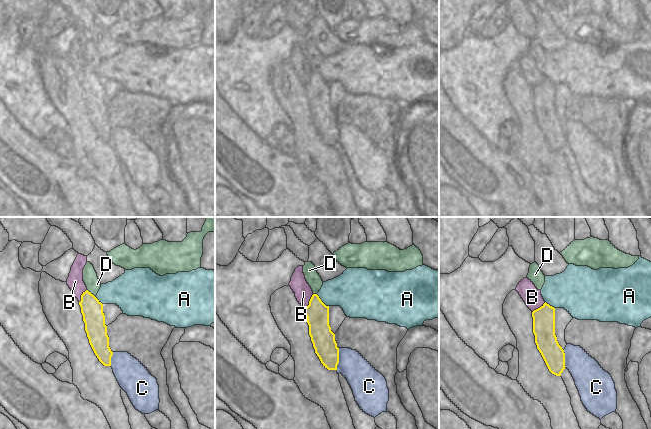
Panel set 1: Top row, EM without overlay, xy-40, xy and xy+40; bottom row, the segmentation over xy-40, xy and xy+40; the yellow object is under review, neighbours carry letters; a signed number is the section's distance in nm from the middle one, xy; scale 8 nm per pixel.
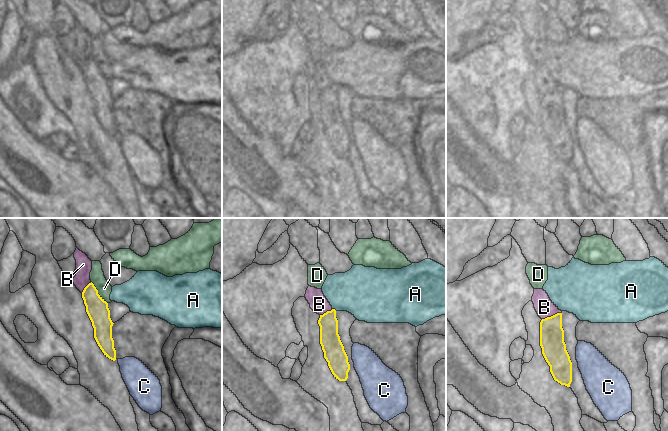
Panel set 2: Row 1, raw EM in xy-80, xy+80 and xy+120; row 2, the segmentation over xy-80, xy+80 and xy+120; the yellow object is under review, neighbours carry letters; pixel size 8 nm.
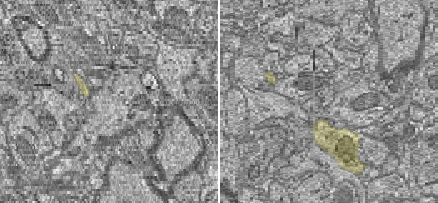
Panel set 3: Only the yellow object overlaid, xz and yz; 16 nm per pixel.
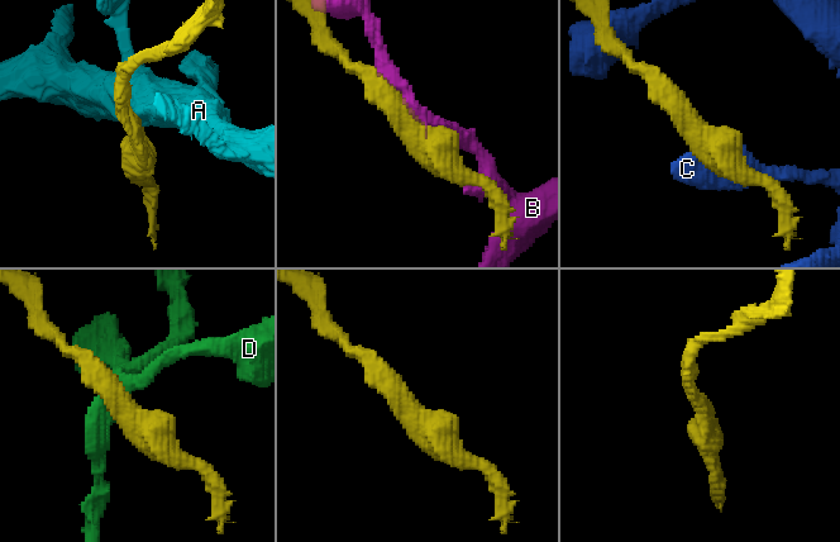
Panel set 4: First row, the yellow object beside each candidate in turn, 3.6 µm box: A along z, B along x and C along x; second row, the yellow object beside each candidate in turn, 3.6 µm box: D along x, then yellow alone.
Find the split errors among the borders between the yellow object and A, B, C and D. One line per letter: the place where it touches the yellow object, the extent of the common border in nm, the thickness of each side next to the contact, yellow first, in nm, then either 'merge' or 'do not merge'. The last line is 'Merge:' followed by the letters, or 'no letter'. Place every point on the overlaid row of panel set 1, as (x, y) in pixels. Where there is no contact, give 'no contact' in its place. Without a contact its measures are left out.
A: contact xy (321, 301); length 140 nm; calibres 190 and 300 nm; do not merge
B: contact xy (309, 301); length 140 nm; calibres 190 and 140 nm; do not merge
C: contact xy (338, 359); length 180 nm; calibres 190 and 240 nm; do not merge
D: contact xy-40 (90, 293); length 90 nm; calibres 180 and 120 nm; do not merge
Merge: no letter

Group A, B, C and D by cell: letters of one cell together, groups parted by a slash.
A / B / C / D

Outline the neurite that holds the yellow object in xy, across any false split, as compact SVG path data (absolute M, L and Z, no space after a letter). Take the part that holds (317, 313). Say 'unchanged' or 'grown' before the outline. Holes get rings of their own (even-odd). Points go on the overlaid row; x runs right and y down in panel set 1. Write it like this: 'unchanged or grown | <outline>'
unchanged | M313 294L305 308L305 315L315 353L325 368L337 370L339 348L329 325L329 306L326 306L317 294Z

